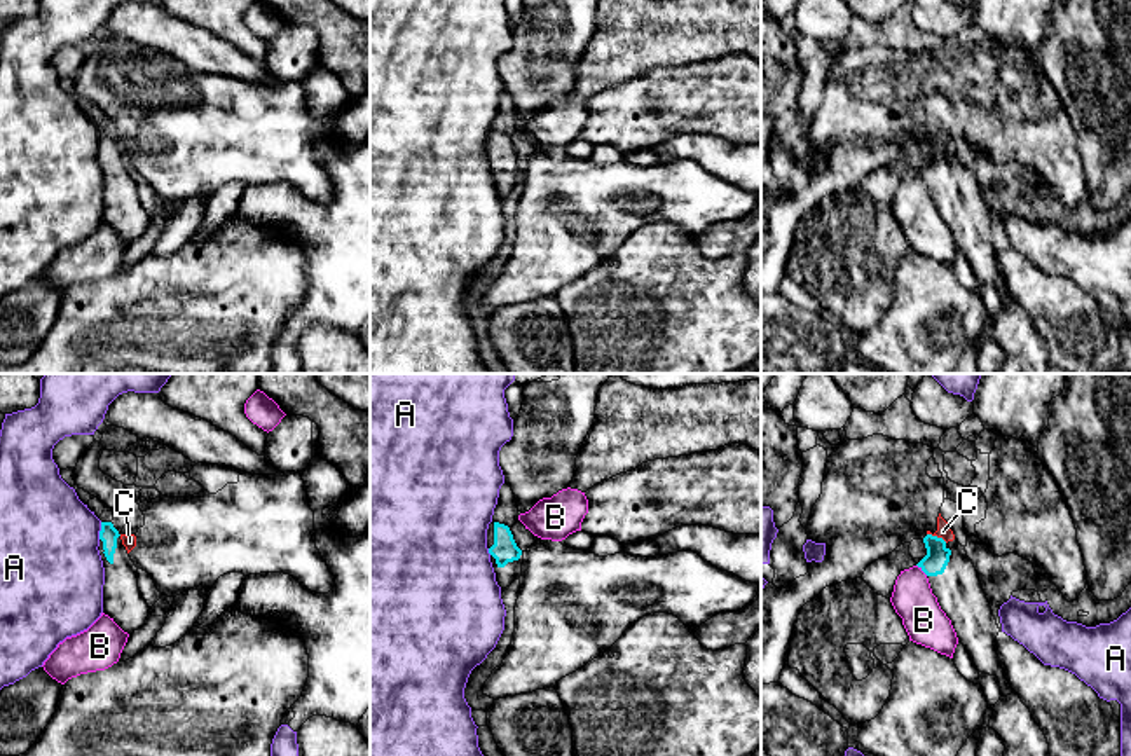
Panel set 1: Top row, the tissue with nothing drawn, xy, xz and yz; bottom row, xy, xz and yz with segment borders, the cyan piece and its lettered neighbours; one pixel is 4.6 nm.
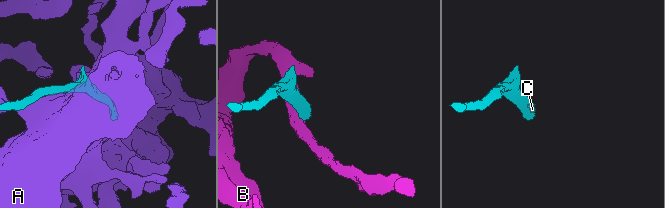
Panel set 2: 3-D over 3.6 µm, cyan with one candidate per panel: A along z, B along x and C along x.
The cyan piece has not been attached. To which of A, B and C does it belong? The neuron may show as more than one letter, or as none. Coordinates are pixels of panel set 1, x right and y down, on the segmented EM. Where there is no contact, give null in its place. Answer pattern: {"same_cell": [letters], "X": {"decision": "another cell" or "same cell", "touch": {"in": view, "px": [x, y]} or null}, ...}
{"same_cell": [], "A": {"decision": "another cell", "touch": {"in": "xy", "px": [100, 531]}}, "B": {"decision": "another cell", "touch": {"in": "yz", "px": [922, 570]}}, "C": {"decision": "another cell", "touch": {"in": "yz", "px": [938, 538]}}}

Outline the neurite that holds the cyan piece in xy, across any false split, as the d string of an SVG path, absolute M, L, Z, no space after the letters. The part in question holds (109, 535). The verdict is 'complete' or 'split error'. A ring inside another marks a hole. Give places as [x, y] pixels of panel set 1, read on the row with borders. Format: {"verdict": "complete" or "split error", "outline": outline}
{"verdict": "split error", "outline": "M101 522L98 550L105 567L103 613L131 636L145 625L150 608L138 588L138 567L112 522Z"}

